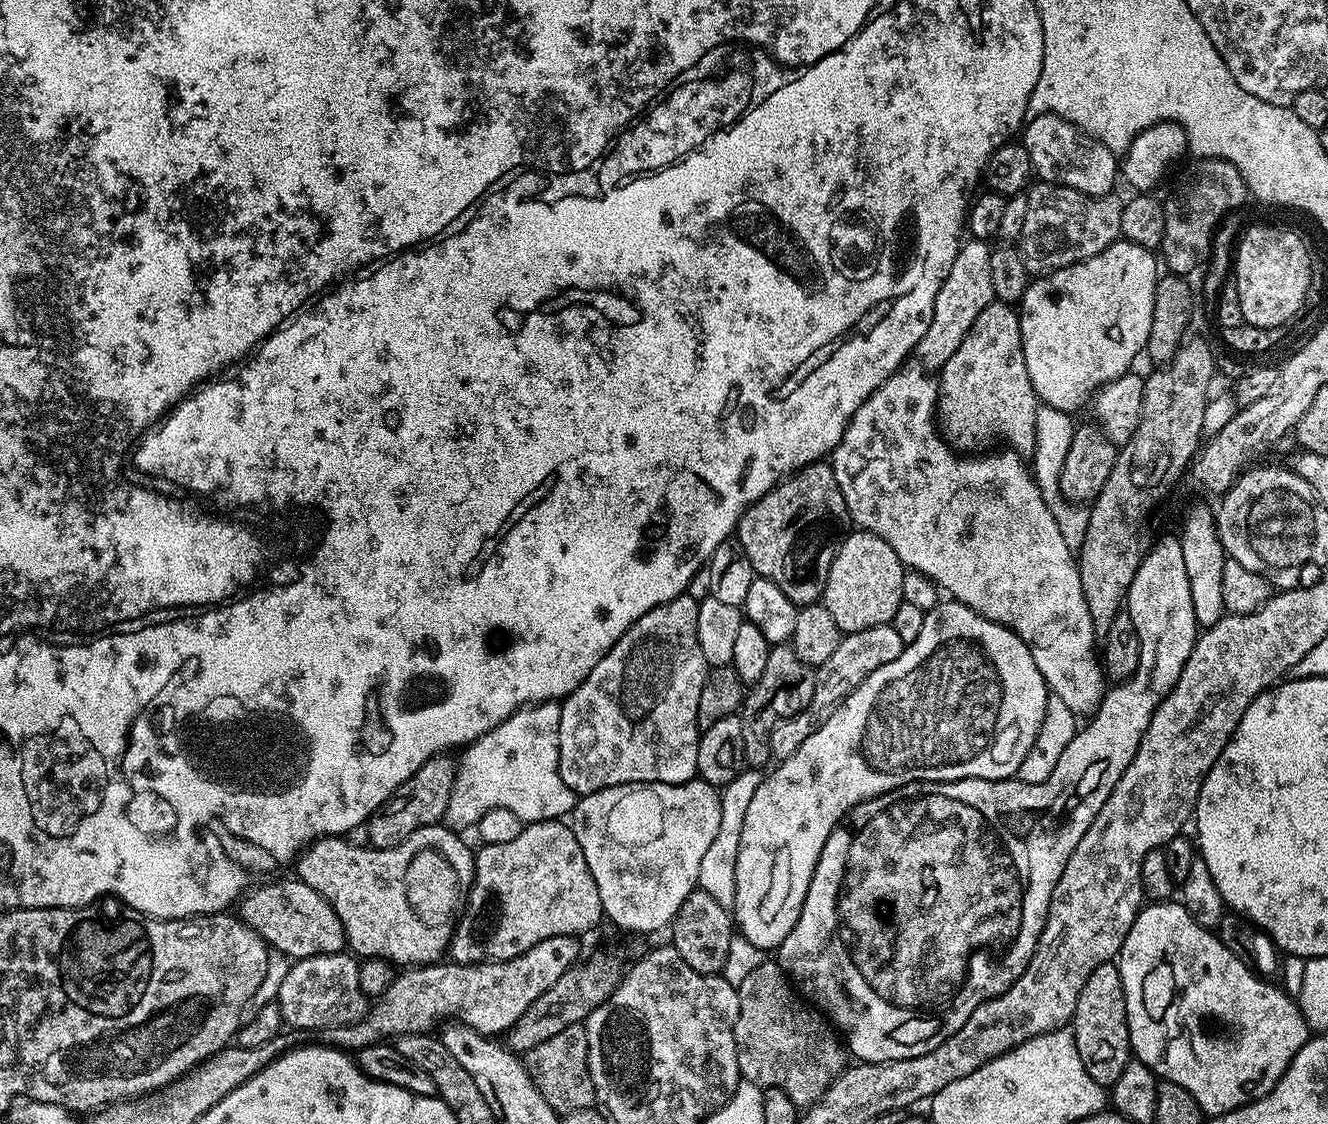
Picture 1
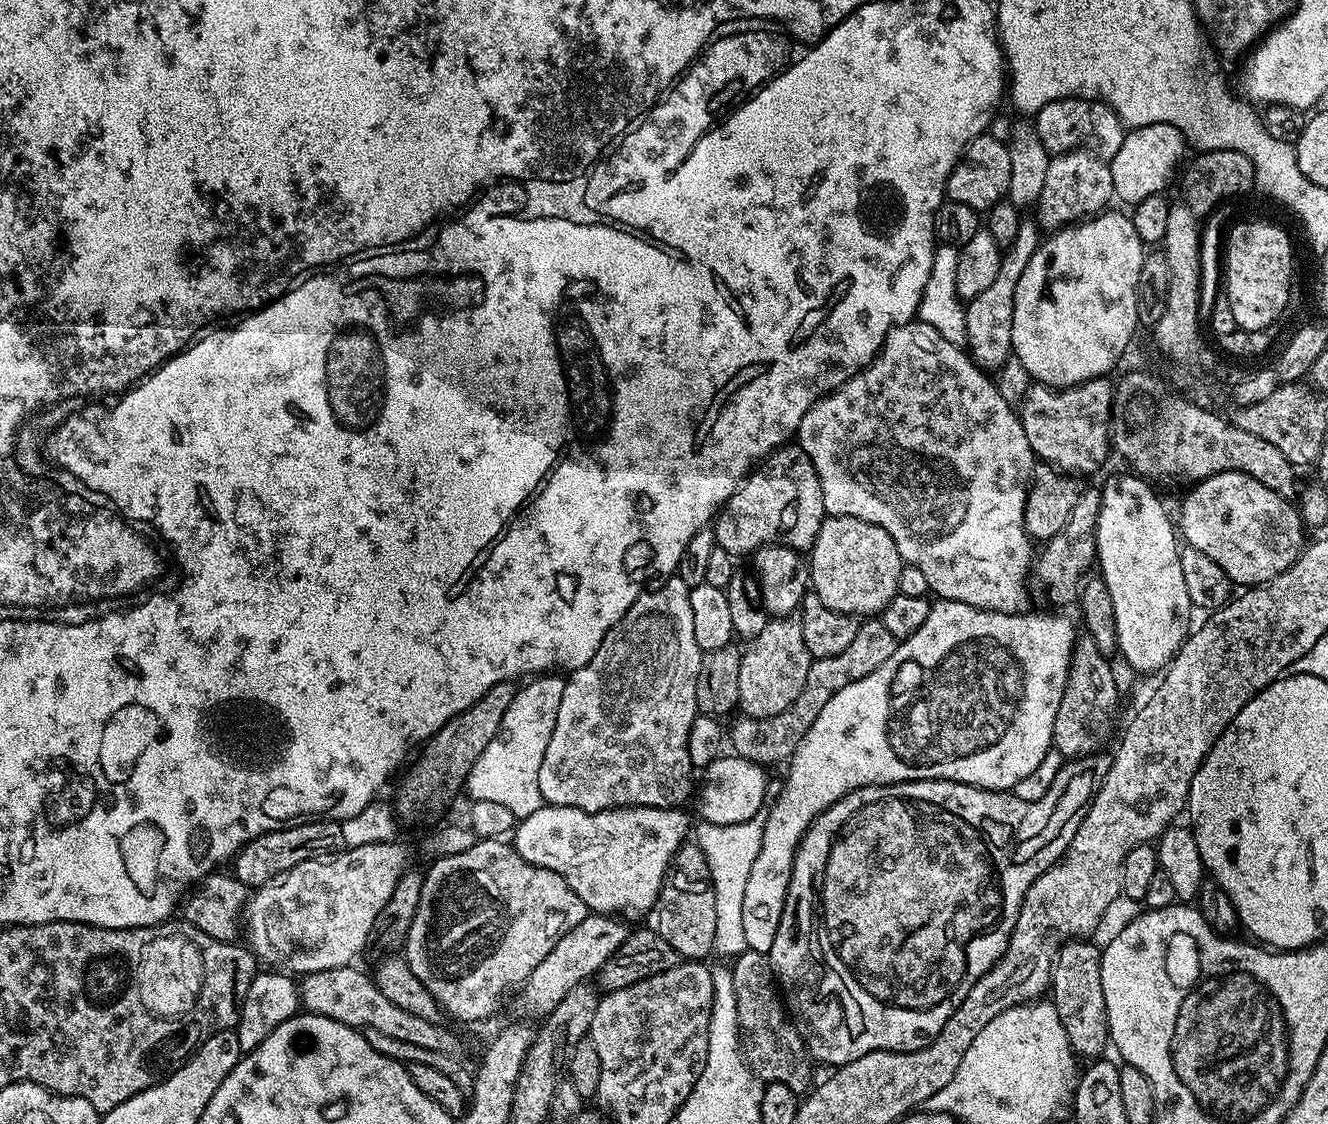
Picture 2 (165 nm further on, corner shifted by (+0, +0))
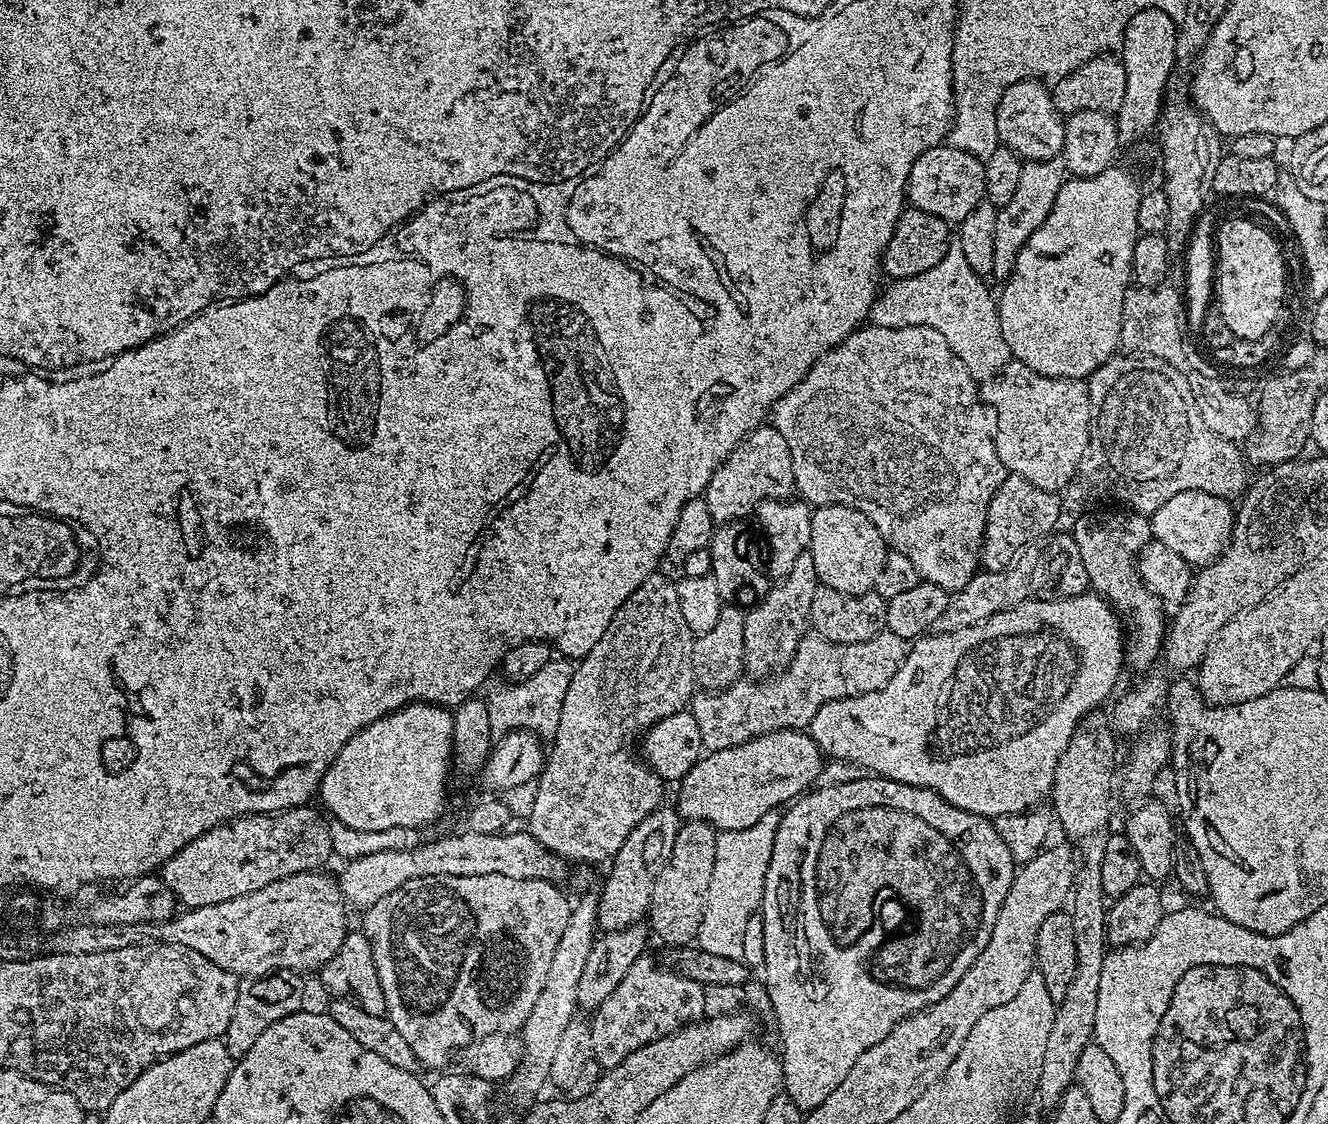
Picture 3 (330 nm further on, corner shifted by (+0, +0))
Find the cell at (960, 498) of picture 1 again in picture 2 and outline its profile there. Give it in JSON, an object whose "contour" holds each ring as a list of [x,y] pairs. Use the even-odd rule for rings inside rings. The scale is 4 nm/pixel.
{"contour":[[[909,322],[891,328],[880,352],[857,376],[852,376],[841,388],[835,388],[812,404],[810,410],[806,410],[800,423],[798,443],[802,450],[806,450],[810,462],[814,462],[814,470],[818,470],[825,513],[828,516],[862,518],[862,522],[874,522],[874,526],[882,526],[882,530],[886,530],[886,534],[894,538],[894,546],[898,546],[898,554],[905,565],[922,570],[929,589],[933,593],[936,591],[935,595],[939,599],[966,602],[988,612],[1020,614],[1029,607],[1028,588],[1024,585],[1024,579],[1029,579],[1030,576],[1034,541],[1024,529],[1024,507],[1028,485],[1032,483],[1032,447],[1026,438],[1026,430],[1017,409],[1006,398],[1002,398],[1002,394],[998,394],[995,379],[985,369],[978,367],[961,345],[946,342],[946,338],[942,338],[942,334],[938,334],[938,330],[934,330],[934,326],[929,324]]]}

